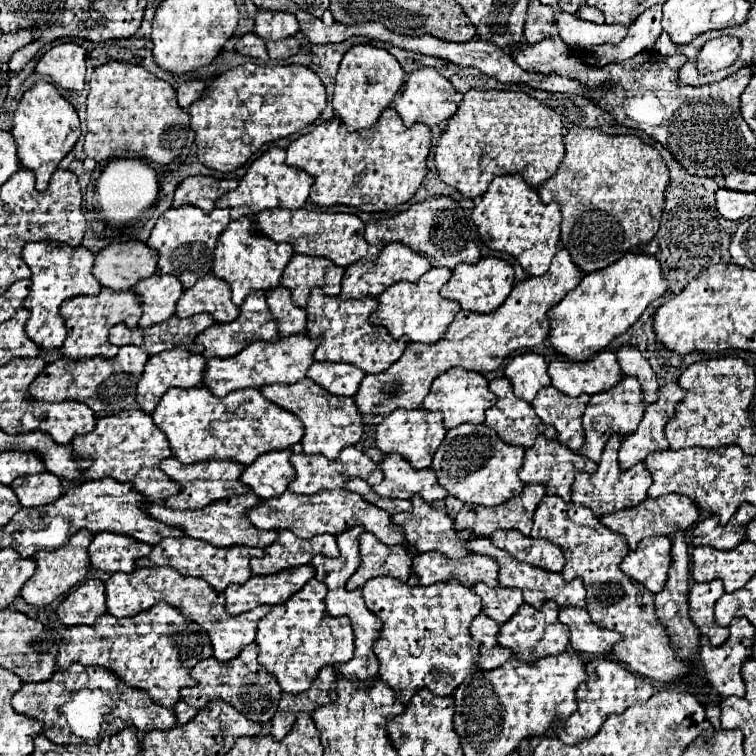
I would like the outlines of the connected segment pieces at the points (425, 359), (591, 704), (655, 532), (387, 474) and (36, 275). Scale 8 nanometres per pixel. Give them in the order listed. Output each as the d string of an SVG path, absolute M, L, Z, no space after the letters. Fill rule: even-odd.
M560 248L556 252L556 258L552 260L550 270L542 276L532 276L524 282L518 282L512 288L506 302L494 314L474 314L460 310L442 340L438 340L436 344L410 342L402 358L394 362L386 372L376 376L368 374L362 380L360 390L354 398L358 410L362 414L390 414L396 408L406 408L406 410L420 408L422 398L426 398L436 376L444 374L446 370L462 366L466 370L480 374L492 372L504 362L508 354L542 344L548 338L550 330L546 312L554 308L572 288L576 288L580 280L582 272L572 264L568 250Z
M596 658L596 660L588 662L586 664L586 674L588 674L588 680L576 692L578 710L570 718L566 718L566 722L562 726L554 728L556 736L564 744L578 744L582 740L592 738L602 728L602 724L606 722L606 718L610 714L622 714L634 702L644 702L654 694L650 680L646 680L638 674L632 674L622 664L606 660L606 658Z
M666 494L666 496L660 496L660 498L646 498L638 508L620 510L620 512L606 514L606 516L600 518L600 522L604 526L608 526L610 530L626 536L630 550L636 550L640 540L646 538L646 536L668 536L670 538L678 530L686 532L696 520L698 520L696 504L688 496L680 496L680 494Z
M390 454L380 466L384 470L384 480L382 484L372 486L378 496L410 500L414 494L420 494L428 504L448 496L448 492L438 484L432 468L414 470L410 462L398 454Z
M28 242L22 250L22 260L32 270L32 288L24 300L24 308L30 310L26 322L26 334L42 350L56 350L66 338L66 326L60 316L60 304L72 296L96 296L100 294L100 284L92 276L94 254L84 246L70 248L60 242Z

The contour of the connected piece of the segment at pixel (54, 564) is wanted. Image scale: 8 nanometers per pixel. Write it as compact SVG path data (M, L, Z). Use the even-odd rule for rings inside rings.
M80 530L70 540L58 550L38 551L34 554L36 562L36 572L34 576L22 586L22 598L32 604L32 606L48 606L62 594L72 592L88 574L90 570L90 558L88 558L88 544L92 542L94 534L88 530Z

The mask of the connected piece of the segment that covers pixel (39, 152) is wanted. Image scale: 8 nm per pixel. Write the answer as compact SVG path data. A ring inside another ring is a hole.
M36 82L20 100L18 110L14 112L12 122L12 138L18 146L18 160L20 164L34 172L36 176L36 190L44 192L48 186L50 176L58 168L60 160L74 148L80 138L80 120L74 106L60 96L54 84L50 82Z

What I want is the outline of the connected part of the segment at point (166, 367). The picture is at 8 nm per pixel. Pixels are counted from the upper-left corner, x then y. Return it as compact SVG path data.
M172 348L172 350L164 350L164 354L156 354L156 356L150 356L146 366L144 366L144 374L138 382L138 388L136 388L136 402L138 406L152 414L156 404L160 402L160 398L166 394L168 388L194 388L194 386L200 386L202 384L202 374L204 374L204 358L200 354L190 354L186 352L184 348Z

